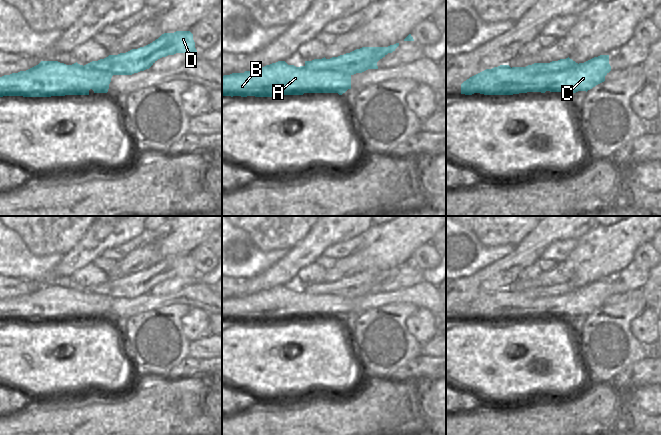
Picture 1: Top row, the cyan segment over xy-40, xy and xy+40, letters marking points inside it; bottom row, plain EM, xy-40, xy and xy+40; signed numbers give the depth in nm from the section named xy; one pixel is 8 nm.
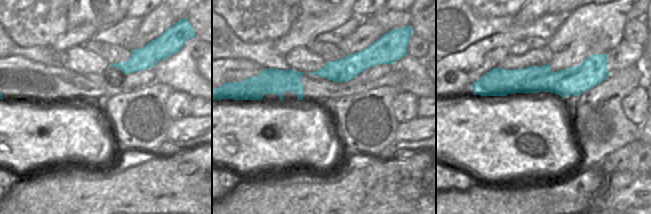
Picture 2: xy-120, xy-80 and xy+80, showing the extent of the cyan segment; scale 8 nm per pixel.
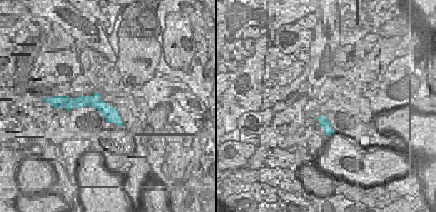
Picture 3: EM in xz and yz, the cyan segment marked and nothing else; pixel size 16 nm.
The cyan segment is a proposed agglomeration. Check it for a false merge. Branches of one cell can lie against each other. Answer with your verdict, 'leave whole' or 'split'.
split

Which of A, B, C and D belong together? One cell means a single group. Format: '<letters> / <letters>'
A B C / D

